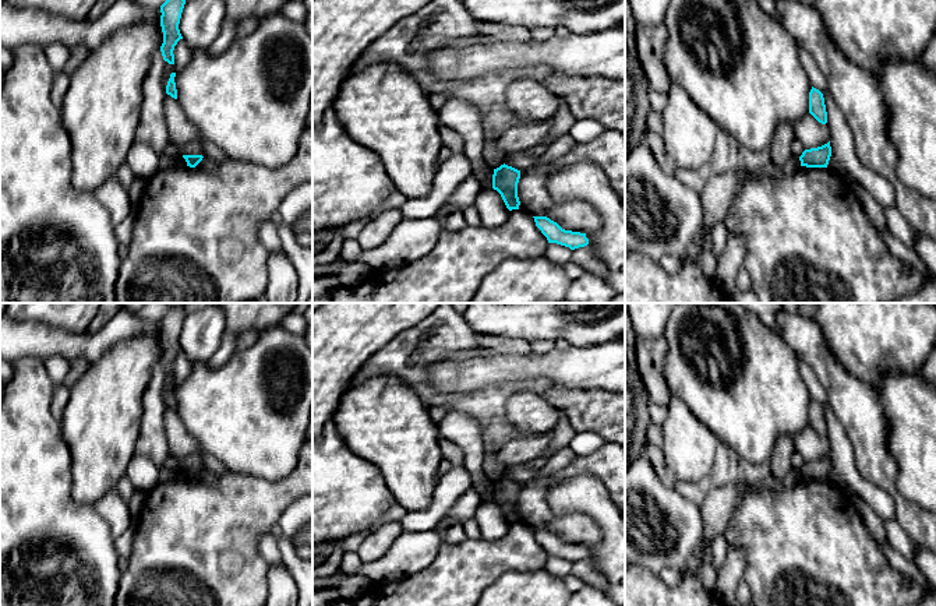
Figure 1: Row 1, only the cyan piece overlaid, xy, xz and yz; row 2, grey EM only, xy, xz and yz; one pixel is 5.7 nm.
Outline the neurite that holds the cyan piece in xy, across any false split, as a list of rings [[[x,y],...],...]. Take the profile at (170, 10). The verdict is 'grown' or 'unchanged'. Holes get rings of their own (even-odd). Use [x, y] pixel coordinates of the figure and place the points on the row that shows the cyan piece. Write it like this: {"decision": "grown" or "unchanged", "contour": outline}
{"decision": "unchanged", "contour": [[[166,0],[160,6],[160,27],[163,32],[163,43],[160,46],[160,52],[163,60],[169,64],[174,64],[174,46],[180,39],[183,39],[179,24],[181,18],[181,13],[184,8],[186,0]]]}

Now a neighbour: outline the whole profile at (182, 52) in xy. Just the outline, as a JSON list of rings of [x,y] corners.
[[[180,39],[173,50],[174,54],[174,70],[176,73],[186,68],[191,57],[191,49],[187,46],[184,39]]]

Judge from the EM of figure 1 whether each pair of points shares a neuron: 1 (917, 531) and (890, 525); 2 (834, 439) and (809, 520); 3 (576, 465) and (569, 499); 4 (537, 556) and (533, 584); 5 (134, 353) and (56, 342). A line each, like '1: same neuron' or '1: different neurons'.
1: different neurons
2: different neurons
3: different neurons
4: different neurons
5: different neurons

